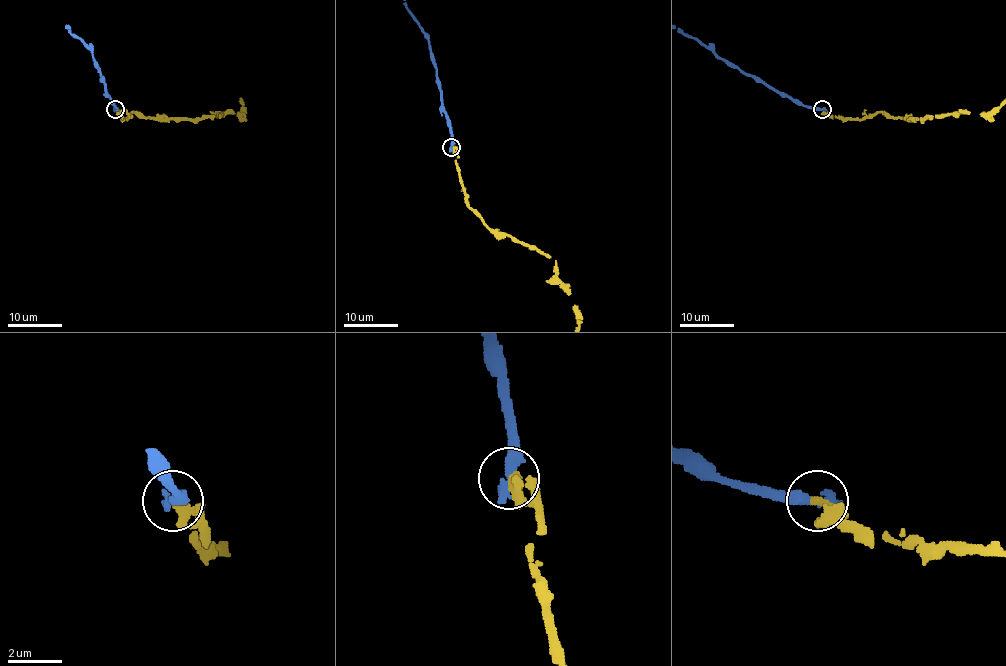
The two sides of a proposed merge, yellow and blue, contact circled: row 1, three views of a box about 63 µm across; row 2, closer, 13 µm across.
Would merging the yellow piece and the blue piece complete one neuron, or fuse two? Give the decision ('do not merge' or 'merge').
merge

